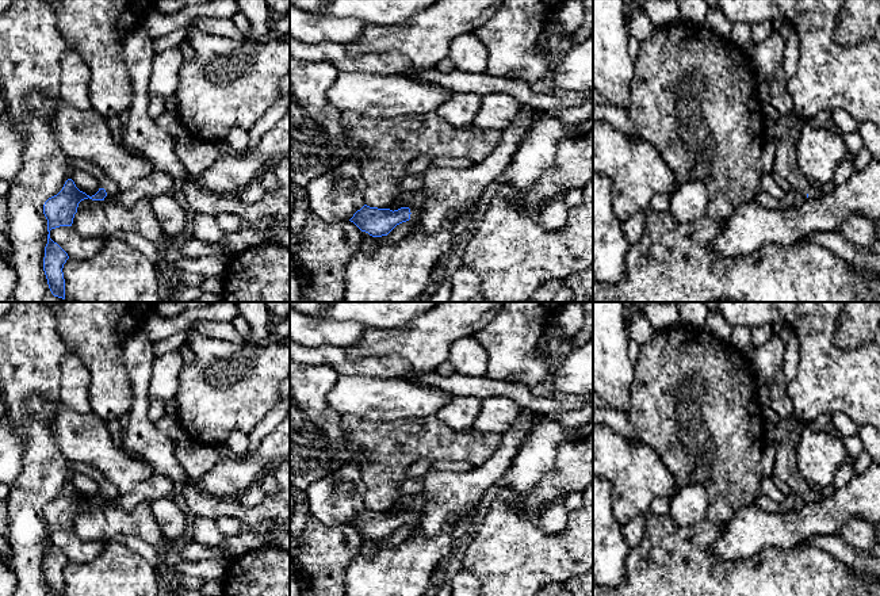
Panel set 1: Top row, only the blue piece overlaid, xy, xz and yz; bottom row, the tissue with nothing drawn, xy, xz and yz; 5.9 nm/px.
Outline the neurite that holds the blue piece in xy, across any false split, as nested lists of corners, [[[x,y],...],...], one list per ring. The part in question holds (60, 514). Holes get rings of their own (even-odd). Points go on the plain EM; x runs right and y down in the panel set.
[[[104,477],[99,484],[99,494],[89,500],[80,494],[72,482],[68,482],[62,493],[49,501],[43,508],[43,517],[47,523],[47,547],[45,550],[43,574],[51,596],[65,596],[64,568],[68,557],[50,542],[50,534],[60,530],[72,530],[79,507],[84,503],[104,504],[106,500],[116,501],[119,493],[115,485]]]

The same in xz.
[[[364,508],[349,523],[361,535],[372,540],[387,539],[397,528],[410,524],[413,527],[421,524],[422,512],[420,511],[401,511],[398,513],[378,512]]]

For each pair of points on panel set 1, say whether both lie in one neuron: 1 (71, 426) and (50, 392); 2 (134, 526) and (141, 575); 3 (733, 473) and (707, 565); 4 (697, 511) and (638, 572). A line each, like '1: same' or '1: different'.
1: different
2: different
3: different
4: different

